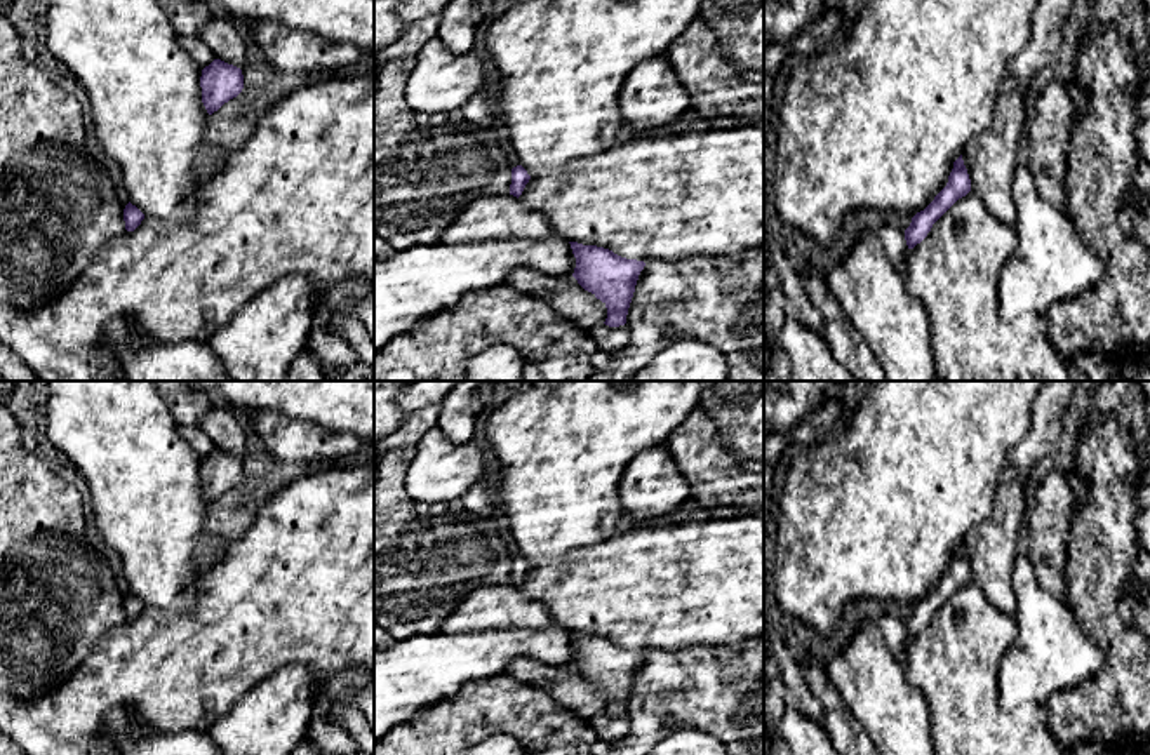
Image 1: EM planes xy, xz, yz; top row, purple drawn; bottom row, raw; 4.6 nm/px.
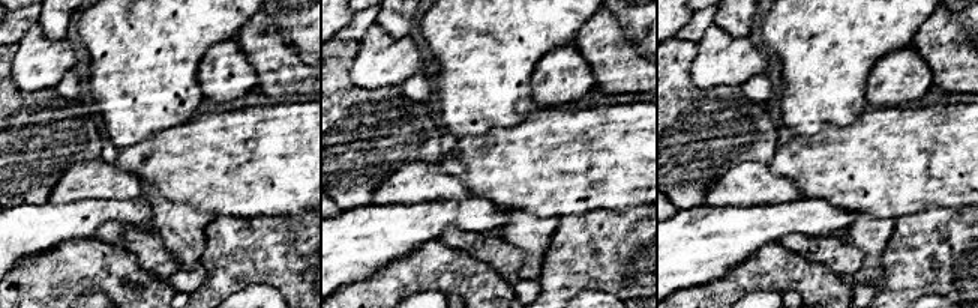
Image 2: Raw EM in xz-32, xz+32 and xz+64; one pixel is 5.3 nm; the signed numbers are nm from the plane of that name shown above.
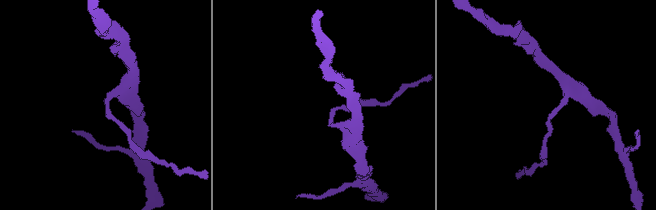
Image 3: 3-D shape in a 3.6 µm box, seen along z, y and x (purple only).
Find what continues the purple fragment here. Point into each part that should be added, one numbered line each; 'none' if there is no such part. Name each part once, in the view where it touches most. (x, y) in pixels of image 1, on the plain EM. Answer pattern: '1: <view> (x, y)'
none

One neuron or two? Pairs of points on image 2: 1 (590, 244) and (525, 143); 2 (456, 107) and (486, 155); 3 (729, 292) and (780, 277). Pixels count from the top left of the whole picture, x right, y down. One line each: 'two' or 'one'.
1: two
2: two
3: one

